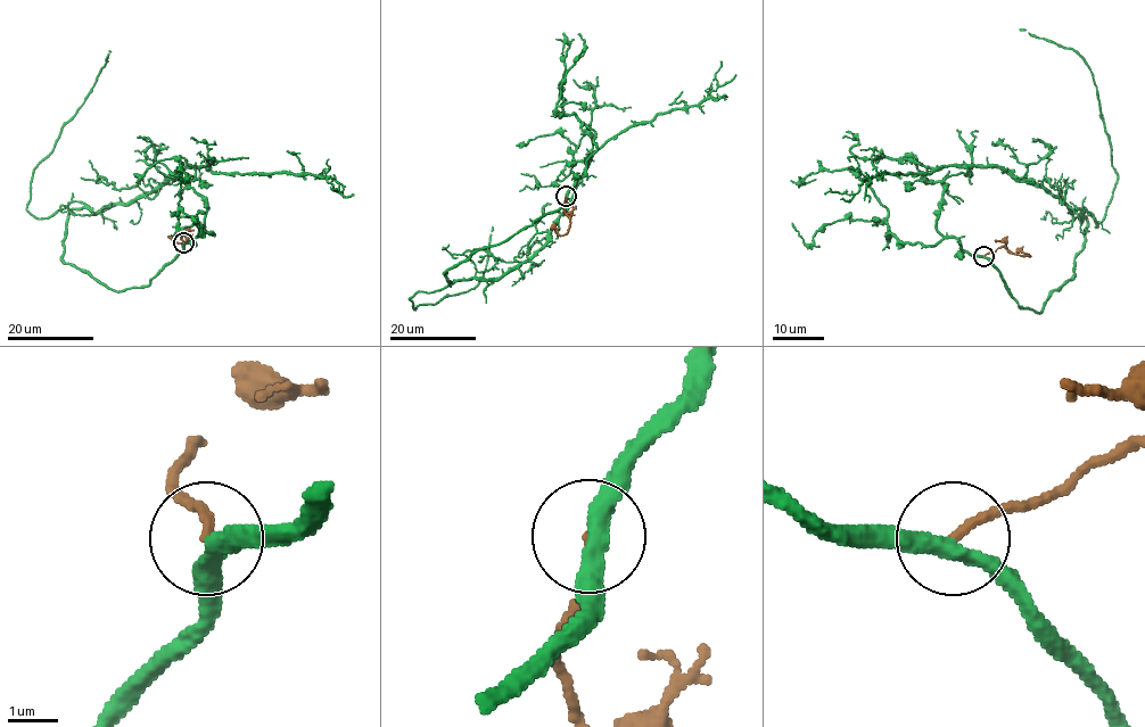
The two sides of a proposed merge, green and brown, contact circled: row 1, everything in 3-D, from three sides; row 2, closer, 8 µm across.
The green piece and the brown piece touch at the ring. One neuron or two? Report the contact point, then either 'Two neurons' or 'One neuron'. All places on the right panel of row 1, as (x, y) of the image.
Place: (983, 256). Two neurons

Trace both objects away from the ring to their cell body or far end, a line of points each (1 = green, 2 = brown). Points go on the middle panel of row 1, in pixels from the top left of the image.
1: (566, 197), (446, 279), (499, 279), (525, 263), (589, 159), (629, 127), (700, 104), (722, 62)
2: (566, 197), (562, 206), (570, 221), (568, 231), (560, 236), (555, 228), (550, 228)

